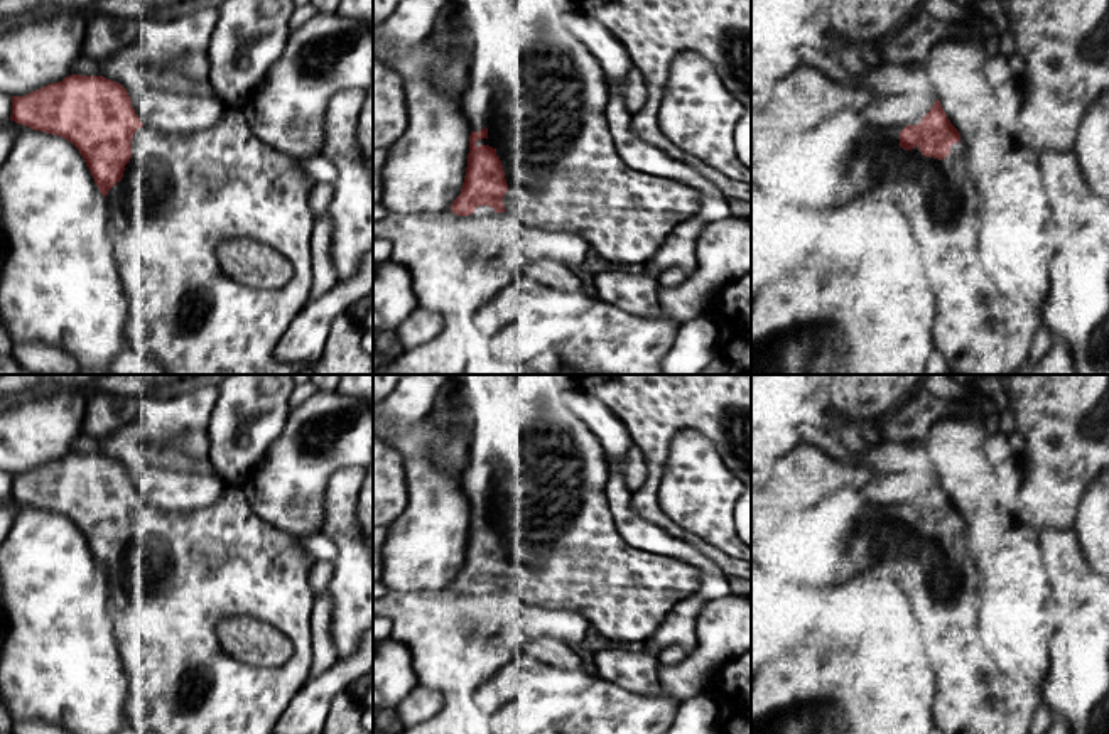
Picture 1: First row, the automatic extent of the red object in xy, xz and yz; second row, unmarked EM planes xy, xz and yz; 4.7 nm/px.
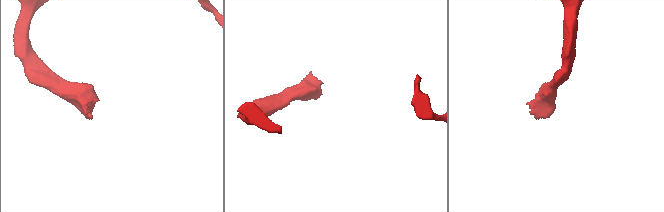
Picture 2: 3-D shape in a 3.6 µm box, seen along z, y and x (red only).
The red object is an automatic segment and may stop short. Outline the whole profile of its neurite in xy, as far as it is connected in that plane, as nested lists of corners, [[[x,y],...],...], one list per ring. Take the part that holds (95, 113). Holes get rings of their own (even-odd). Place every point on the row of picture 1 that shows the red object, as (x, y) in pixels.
[[[71,74],[59,83],[51,83],[25,96],[12,96],[10,120],[32,130],[62,137],[83,155],[100,192],[105,197],[110,219],[110,238],[115,246],[122,280],[127,292],[140,305],[140,312],[145,316],[142,322],[132,322],[128,327],[130,346],[142,368],[149,363],[155,363],[165,371],[165,375],[297,375],[300,371],[290,361],[279,359],[275,353],[284,332],[309,302],[314,287],[314,263],[311,255],[314,218],[309,208],[309,194],[314,184],[311,184],[304,175],[299,157],[277,150],[255,135],[246,121],[243,108],[230,105],[213,128],[197,130],[187,135],[172,135],[147,128],[137,116],[127,89],[120,83],[103,76]],[[233,238],[250,238],[282,253],[294,267],[292,280],[280,289],[258,290],[230,278],[219,267],[216,250],[221,243]]]

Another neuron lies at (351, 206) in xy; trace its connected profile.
[[[366,88],[336,93],[324,113],[326,147],[338,177],[326,214],[333,219],[331,255],[338,278],[353,277],[373,251],[373,172],[356,138]]]

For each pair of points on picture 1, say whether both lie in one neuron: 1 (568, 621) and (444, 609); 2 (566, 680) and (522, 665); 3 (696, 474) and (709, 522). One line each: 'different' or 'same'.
1: same
2: same
3: same

